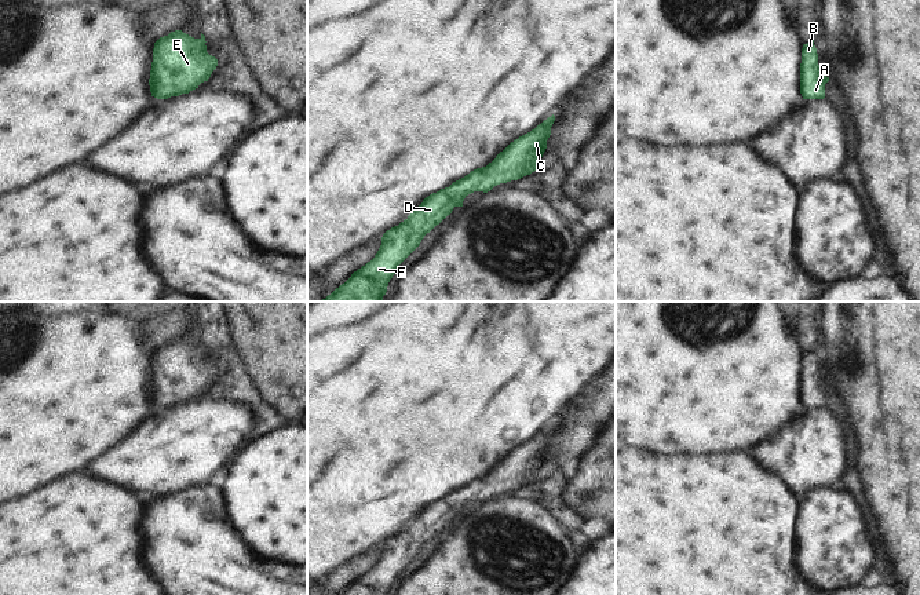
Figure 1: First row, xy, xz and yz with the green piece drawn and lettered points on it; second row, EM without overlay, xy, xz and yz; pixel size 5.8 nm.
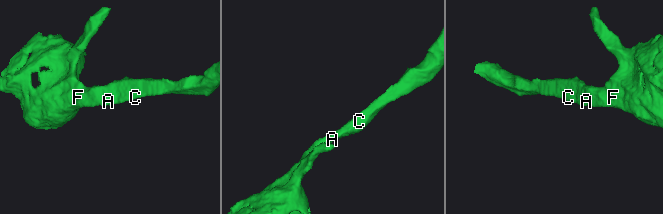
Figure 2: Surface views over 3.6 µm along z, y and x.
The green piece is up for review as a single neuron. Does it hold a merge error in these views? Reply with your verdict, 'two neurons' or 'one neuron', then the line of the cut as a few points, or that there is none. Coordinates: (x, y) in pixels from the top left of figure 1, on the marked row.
one neuron; cut none

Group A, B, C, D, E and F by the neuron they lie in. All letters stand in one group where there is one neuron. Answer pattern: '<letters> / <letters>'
A B C D E F

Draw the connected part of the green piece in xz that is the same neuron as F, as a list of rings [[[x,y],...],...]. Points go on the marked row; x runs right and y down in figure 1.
[[[552,114],[530,132],[511,142],[486,167],[471,171],[423,200],[398,226],[387,230],[375,258],[320,302],[381,302],[399,264],[420,245],[421,240],[439,225],[454,207],[463,207],[464,198],[474,191],[490,191],[500,183],[518,180],[541,169],[541,157],[547,149]]]

